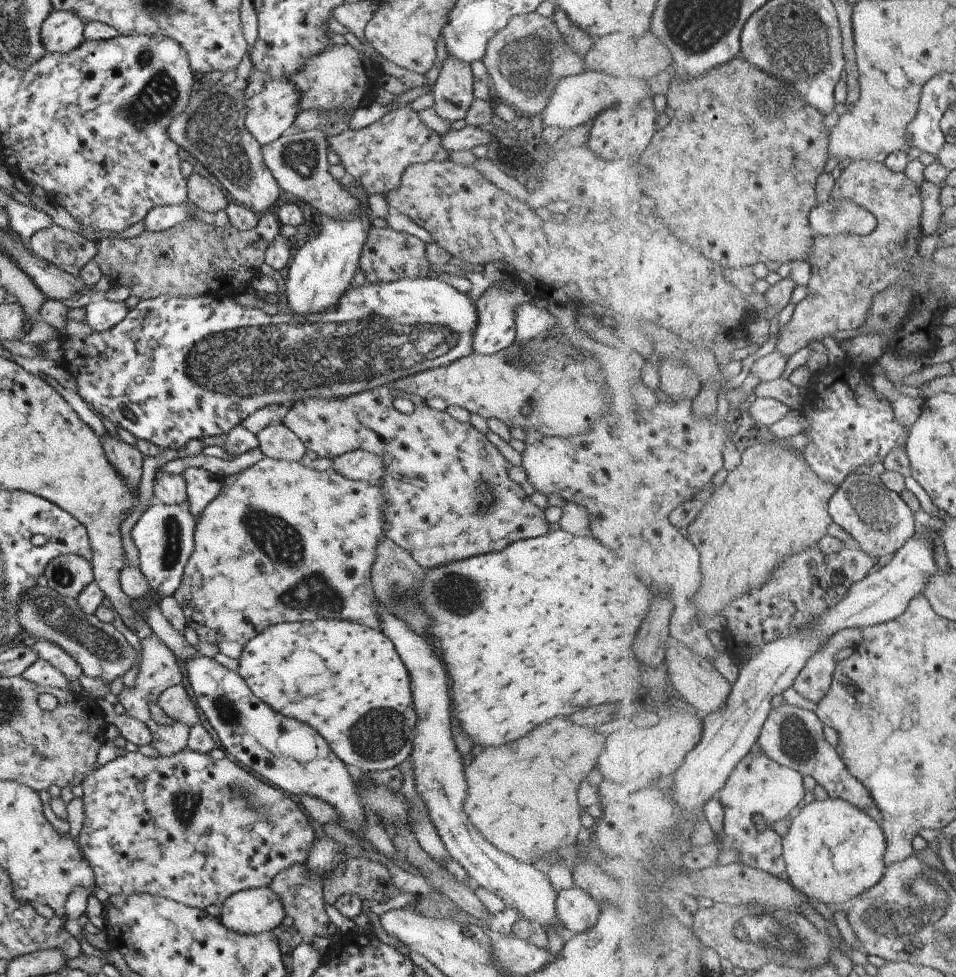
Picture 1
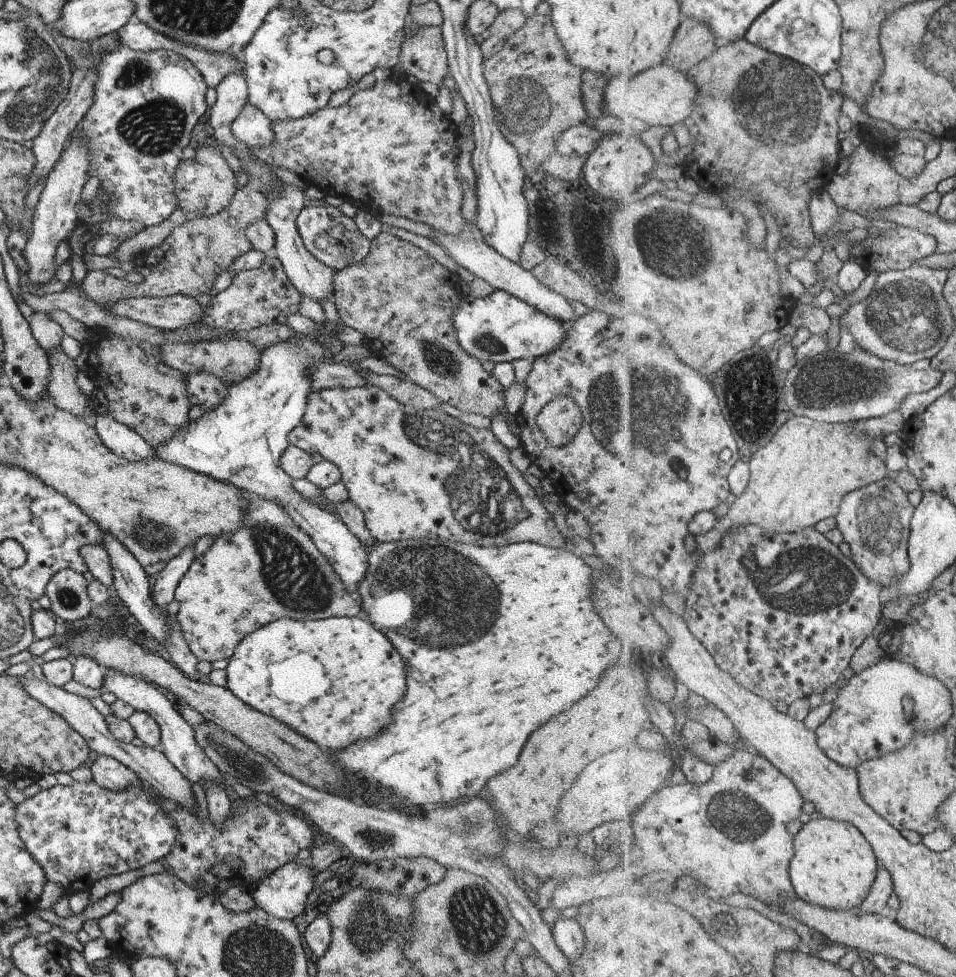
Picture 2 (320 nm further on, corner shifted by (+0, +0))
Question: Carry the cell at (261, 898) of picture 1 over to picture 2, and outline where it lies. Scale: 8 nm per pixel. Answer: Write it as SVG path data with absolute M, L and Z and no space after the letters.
M295 858L260 880L251 893L257 907L268 915L287 920L303 912L316 873L308 862L299 861Z

